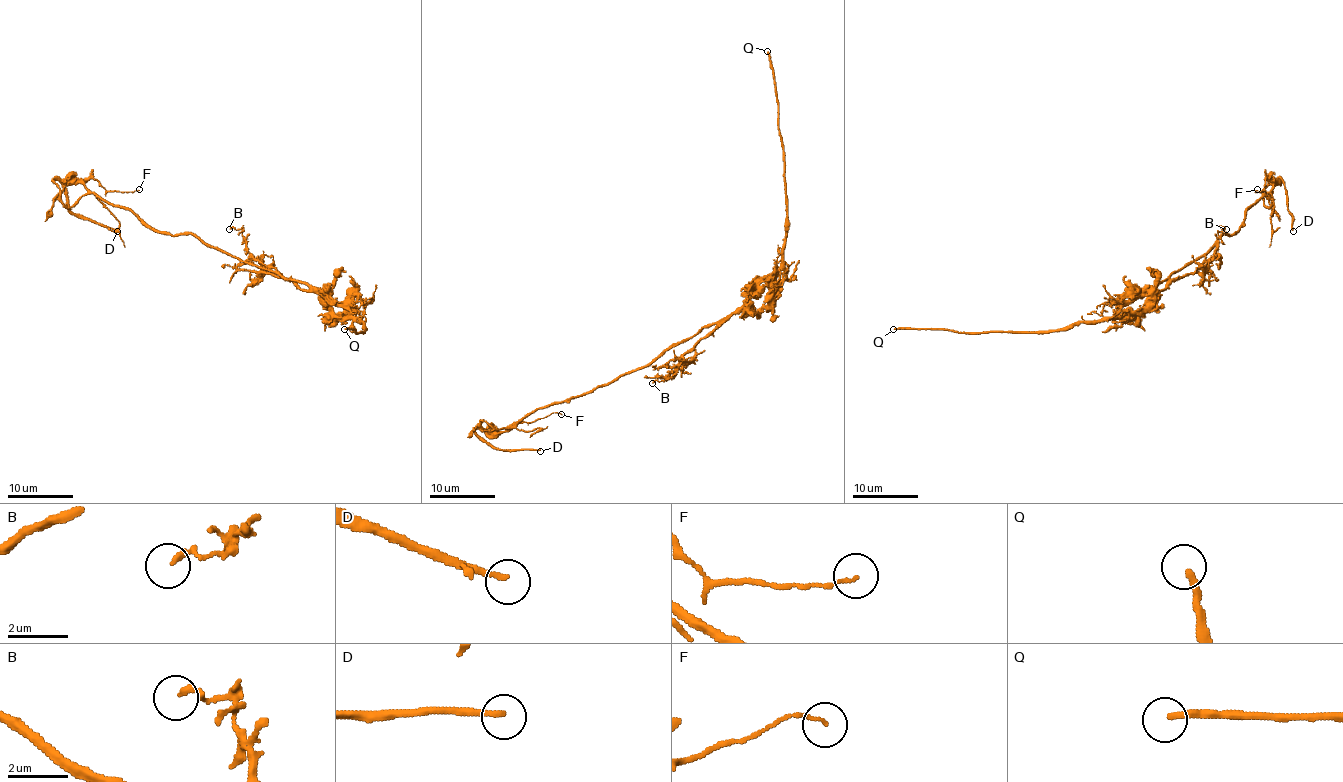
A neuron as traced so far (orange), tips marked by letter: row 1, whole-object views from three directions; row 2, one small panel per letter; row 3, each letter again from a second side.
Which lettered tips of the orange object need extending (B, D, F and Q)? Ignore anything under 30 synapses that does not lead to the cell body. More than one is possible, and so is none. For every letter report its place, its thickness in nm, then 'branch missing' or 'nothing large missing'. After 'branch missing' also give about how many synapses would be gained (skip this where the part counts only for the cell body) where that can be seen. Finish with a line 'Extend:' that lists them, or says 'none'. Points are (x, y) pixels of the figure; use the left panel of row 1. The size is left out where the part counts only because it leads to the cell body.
B: (229, 229) | 190 nm | nothing large missing
D: (117, 231) | 190 nm | branch missing
F: (139, 189) | 100 nm | nothing large missing
Q: (344, 329) | 220 nm | nothing large missing
Extend: D

